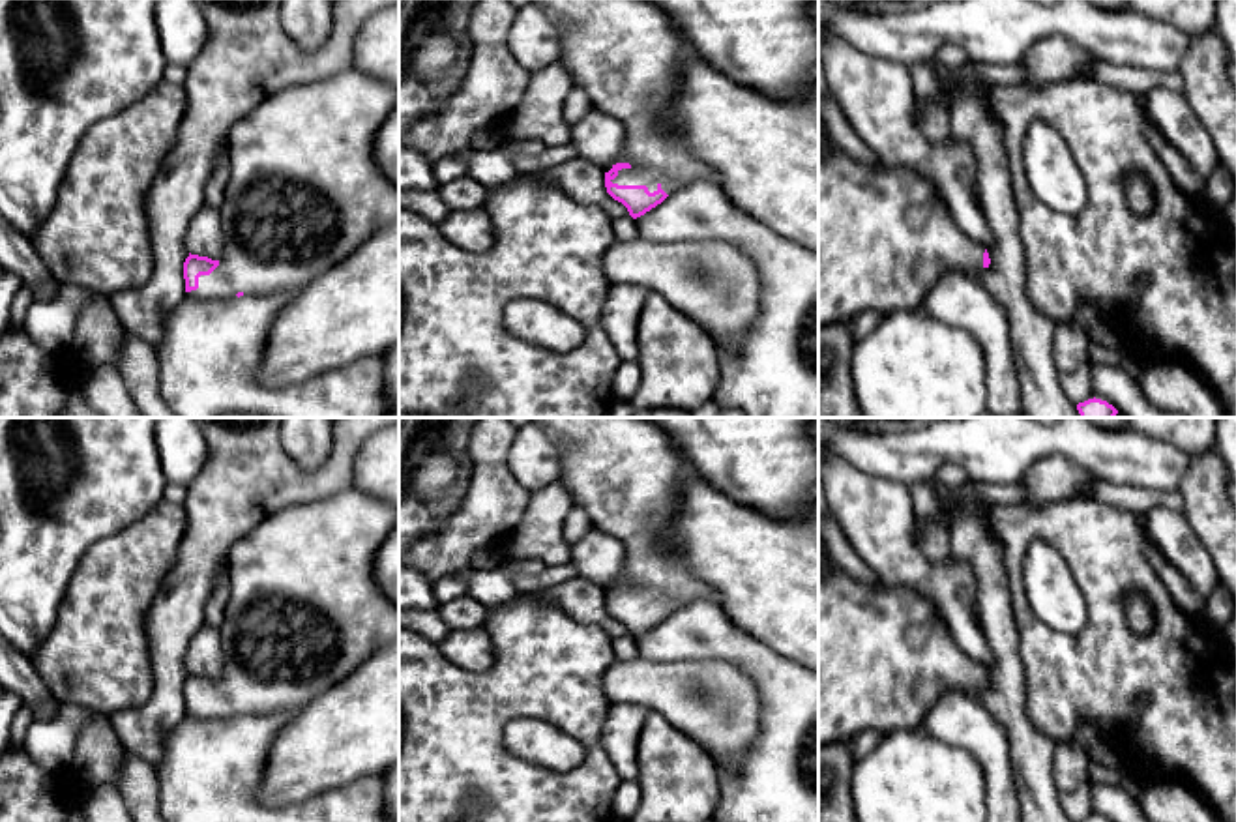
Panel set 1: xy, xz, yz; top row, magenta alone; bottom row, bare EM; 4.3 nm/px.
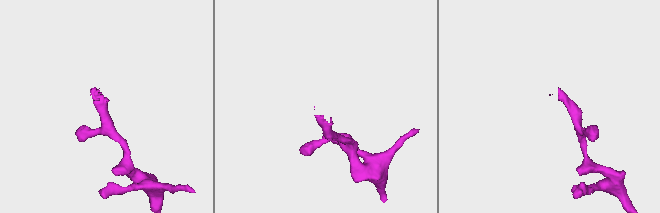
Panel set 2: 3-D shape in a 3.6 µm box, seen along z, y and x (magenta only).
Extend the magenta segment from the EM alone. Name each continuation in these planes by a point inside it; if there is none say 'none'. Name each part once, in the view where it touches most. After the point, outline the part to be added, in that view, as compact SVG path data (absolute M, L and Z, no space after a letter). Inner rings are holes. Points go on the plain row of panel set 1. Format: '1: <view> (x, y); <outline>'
1: xz (624, 472); M532 418L532 423L560 453L558 483L567 491L571 506L582 507L592 528L620 539L625 549L618 582L631 586L618 590L612 603L646 605L650 612L661 607L667 614L695 601L719 603L717 594L670 549L689 464L652 418Z

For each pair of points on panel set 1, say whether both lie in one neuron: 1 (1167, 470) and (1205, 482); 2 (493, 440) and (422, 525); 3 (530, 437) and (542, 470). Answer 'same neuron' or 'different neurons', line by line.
1: different neurons
2: different neurons
3: same neuron

